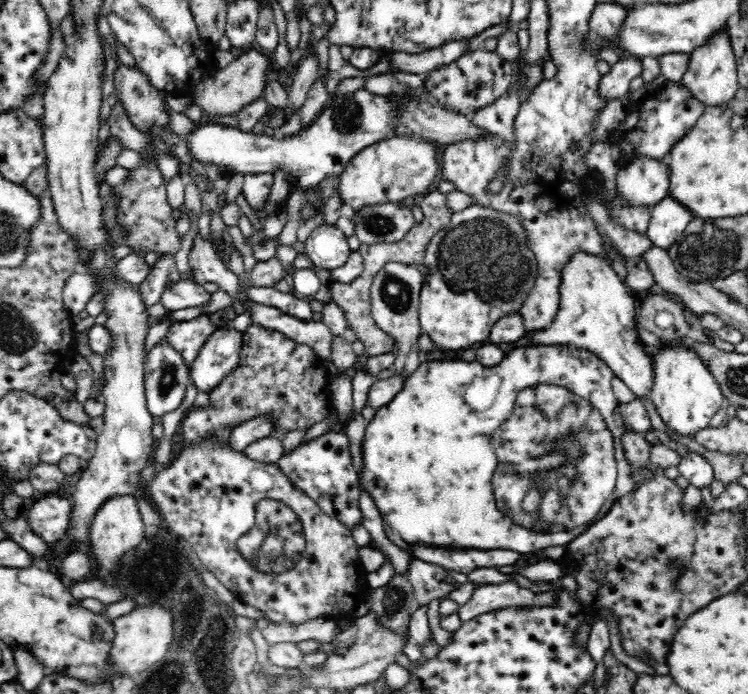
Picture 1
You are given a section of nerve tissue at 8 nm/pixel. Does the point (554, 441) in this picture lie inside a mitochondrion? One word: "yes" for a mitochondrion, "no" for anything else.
yes

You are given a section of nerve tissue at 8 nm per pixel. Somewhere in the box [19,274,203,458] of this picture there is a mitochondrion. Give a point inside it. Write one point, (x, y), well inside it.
(167, 382)

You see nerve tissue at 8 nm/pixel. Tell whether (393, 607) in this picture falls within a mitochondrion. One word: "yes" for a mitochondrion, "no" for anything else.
yes

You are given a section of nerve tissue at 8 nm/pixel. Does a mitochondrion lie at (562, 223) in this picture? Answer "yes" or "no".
no

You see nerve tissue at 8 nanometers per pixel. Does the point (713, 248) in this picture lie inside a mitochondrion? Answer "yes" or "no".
yes

